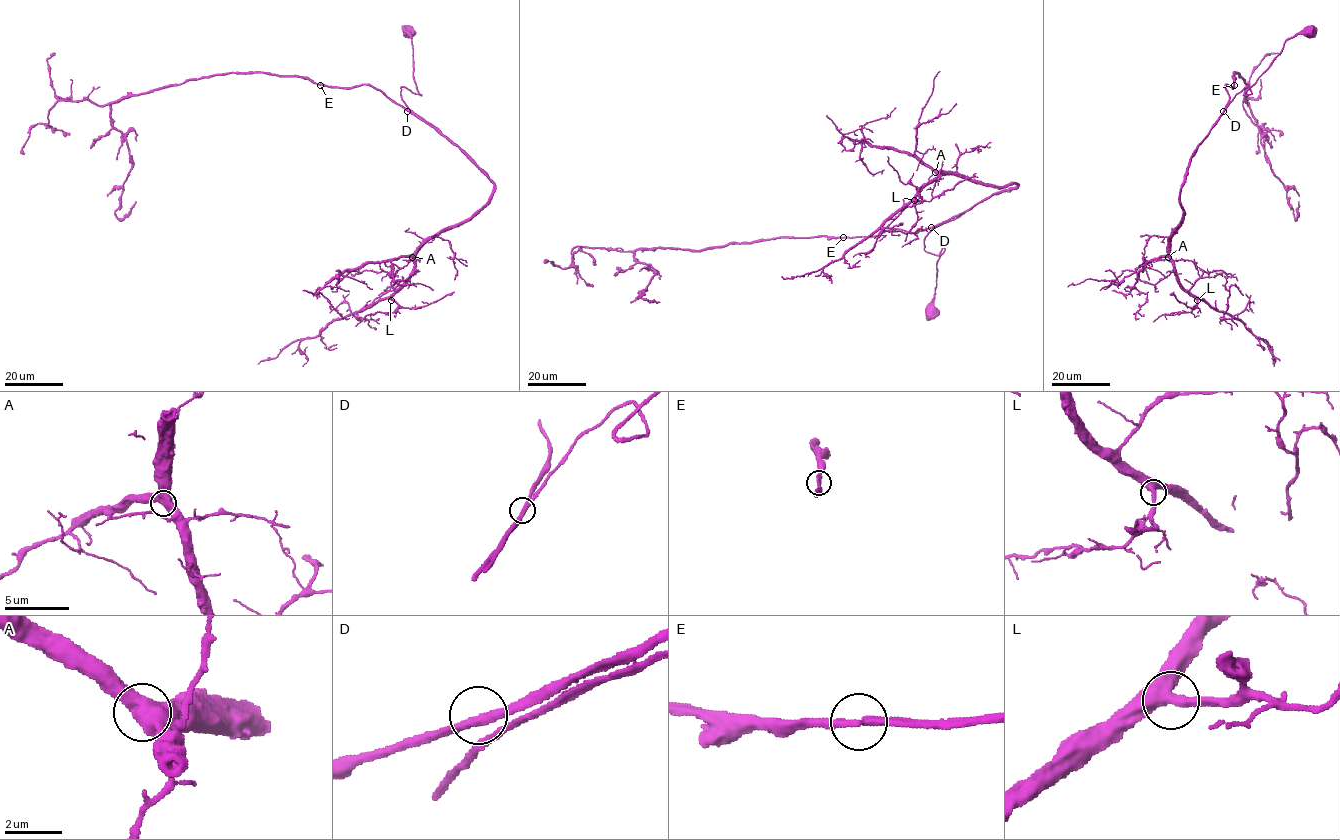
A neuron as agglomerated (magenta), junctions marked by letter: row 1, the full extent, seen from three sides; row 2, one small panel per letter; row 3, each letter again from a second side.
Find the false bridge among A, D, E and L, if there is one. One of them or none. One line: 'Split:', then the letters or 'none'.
Split: none

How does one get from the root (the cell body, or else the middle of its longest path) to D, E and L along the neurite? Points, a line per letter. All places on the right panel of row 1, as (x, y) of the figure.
D: (1310, 31), (1299, 32), (1289, 38), (1282, 52), (1244, 94), (1251, 93), (1248, 87), (1244, 87), (1223, 111)
E: (1310, 31), (1289, 38), (1244, 94), (1251, 93), (1244, 87), (1224, 110), (1229, 101), (1225, 85), (1233, 84)
L: (1310, 31), (1285, 42), (1190, 160), (1170, 257), (1197, 300)

